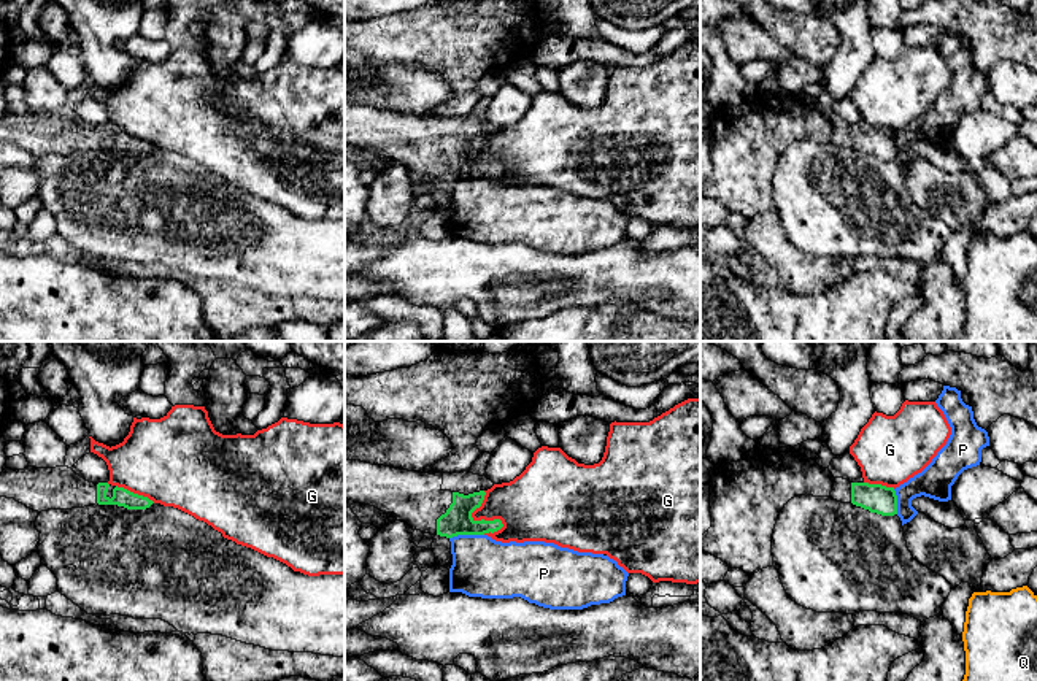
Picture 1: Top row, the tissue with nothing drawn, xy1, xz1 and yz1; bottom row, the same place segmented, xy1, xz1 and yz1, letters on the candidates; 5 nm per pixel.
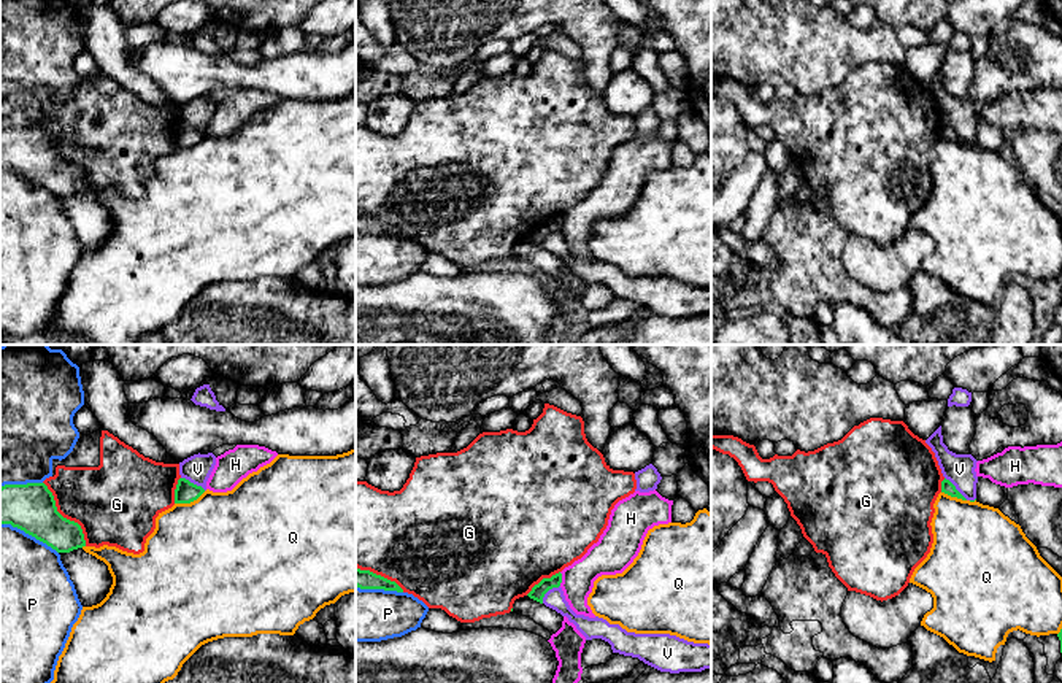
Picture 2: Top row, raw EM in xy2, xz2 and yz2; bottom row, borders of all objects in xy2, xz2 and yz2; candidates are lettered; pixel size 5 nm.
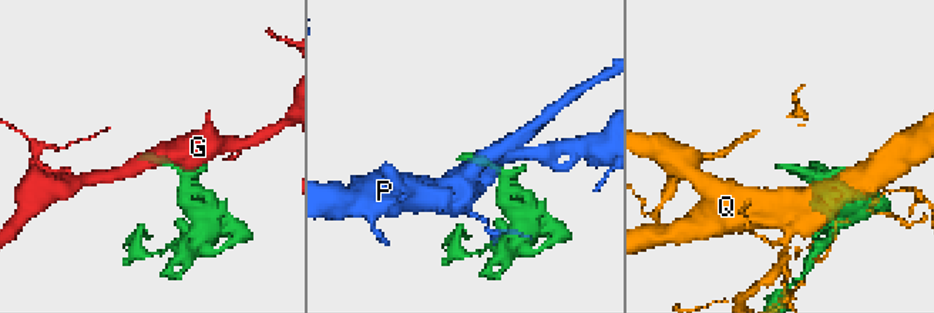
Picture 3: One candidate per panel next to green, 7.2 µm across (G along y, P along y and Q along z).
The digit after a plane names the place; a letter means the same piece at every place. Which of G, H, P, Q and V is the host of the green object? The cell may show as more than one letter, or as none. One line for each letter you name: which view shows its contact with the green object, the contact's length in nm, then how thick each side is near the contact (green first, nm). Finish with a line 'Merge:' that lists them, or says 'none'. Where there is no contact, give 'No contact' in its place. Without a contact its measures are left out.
Merge: none

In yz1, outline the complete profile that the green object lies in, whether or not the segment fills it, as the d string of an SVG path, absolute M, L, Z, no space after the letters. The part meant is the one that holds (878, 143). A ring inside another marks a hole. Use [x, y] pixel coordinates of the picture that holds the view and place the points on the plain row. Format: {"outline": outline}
{"outline": "M851 127L851 148L881 160L897 159L894 132L869 127Z"}

